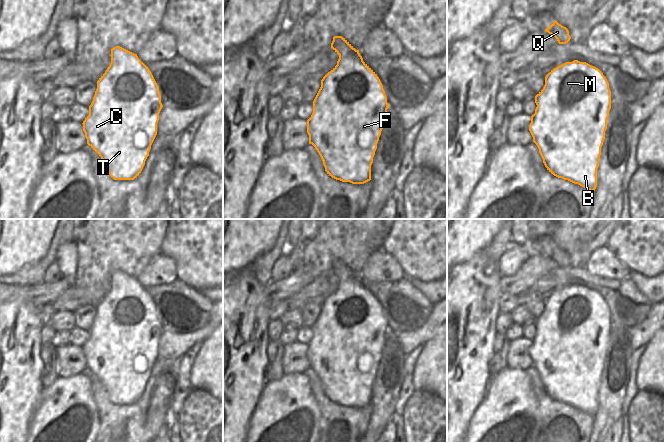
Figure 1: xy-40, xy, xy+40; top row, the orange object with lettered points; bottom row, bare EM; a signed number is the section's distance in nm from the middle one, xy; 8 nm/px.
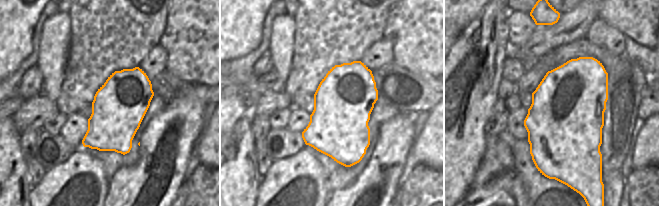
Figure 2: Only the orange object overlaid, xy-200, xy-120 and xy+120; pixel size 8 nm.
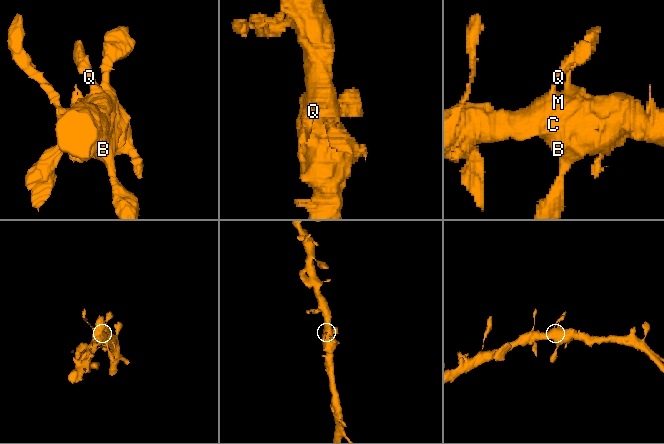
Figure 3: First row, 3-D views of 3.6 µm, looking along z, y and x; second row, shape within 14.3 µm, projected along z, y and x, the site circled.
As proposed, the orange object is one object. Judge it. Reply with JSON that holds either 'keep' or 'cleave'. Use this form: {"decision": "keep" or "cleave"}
{"decision": "keep"}

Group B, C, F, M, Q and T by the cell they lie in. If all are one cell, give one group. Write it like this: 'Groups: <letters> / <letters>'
Groups: B C F M Q T

